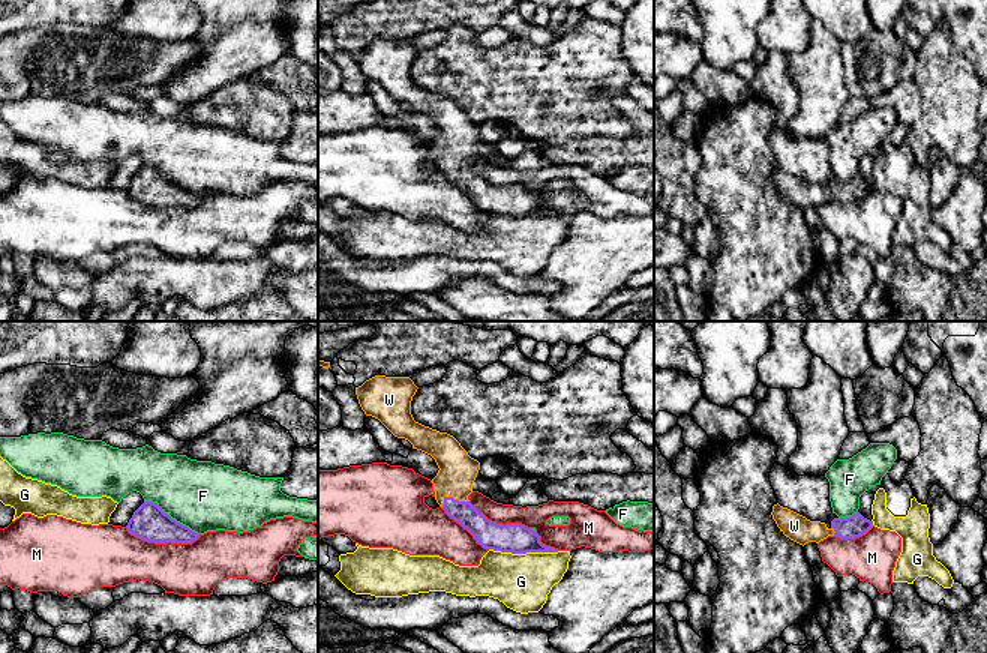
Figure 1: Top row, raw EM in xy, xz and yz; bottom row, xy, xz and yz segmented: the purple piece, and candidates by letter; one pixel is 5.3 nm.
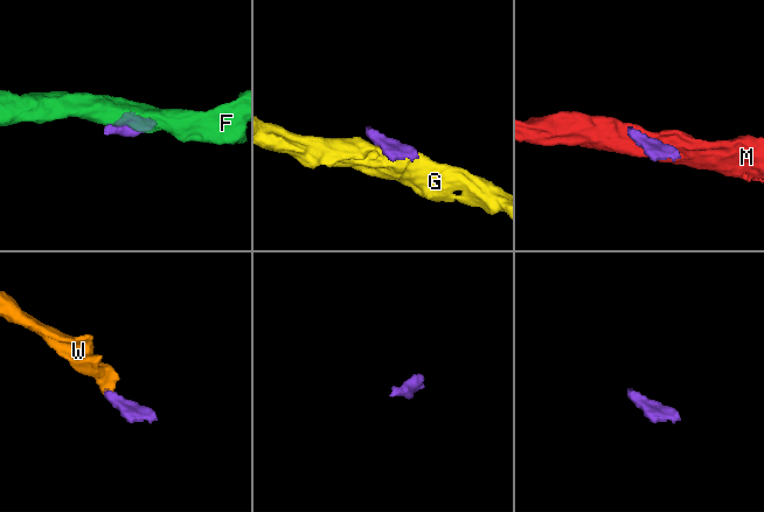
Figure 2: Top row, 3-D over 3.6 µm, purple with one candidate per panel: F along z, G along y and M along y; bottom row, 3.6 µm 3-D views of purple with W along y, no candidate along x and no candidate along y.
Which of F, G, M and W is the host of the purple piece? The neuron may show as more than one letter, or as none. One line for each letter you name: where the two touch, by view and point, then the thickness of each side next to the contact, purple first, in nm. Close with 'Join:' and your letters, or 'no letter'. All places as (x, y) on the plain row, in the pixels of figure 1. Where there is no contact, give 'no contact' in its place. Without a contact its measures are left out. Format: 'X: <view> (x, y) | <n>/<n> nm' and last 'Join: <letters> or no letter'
W: xz (452, 161) | 130/200 nm
Join: W

